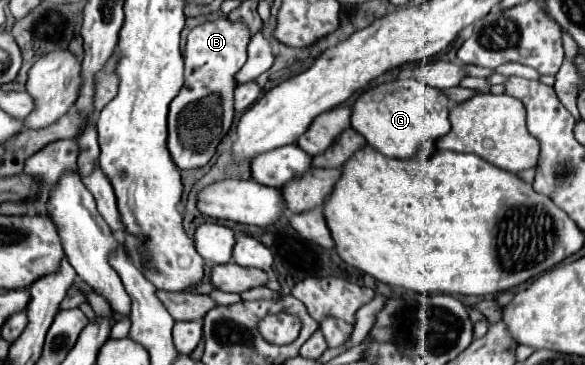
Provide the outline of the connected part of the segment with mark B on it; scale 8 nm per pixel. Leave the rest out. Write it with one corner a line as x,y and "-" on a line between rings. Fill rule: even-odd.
228,19
206,21
188,33
184,85
168,111
168,151
178,169
196,169
210,163
218,143
228,133
234,117
234,75
246,63
248,41
248,27

